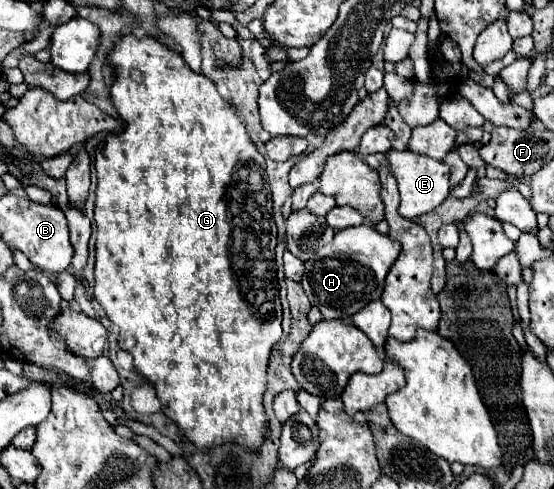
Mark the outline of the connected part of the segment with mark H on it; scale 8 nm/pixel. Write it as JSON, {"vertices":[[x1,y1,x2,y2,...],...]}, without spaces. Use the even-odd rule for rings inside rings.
{"vertices":[[350,226,336,232,334,240,322,246,316,252,314,260,306,262,306,276,302,276,300,282,312,306,316,306,324,314,324,318,348,320,354,312,362,310,364,304,382,296,384,278,398,258,400,250,402,248,396,244,396,240,390,240,388,236,376,232,374,226]]}

